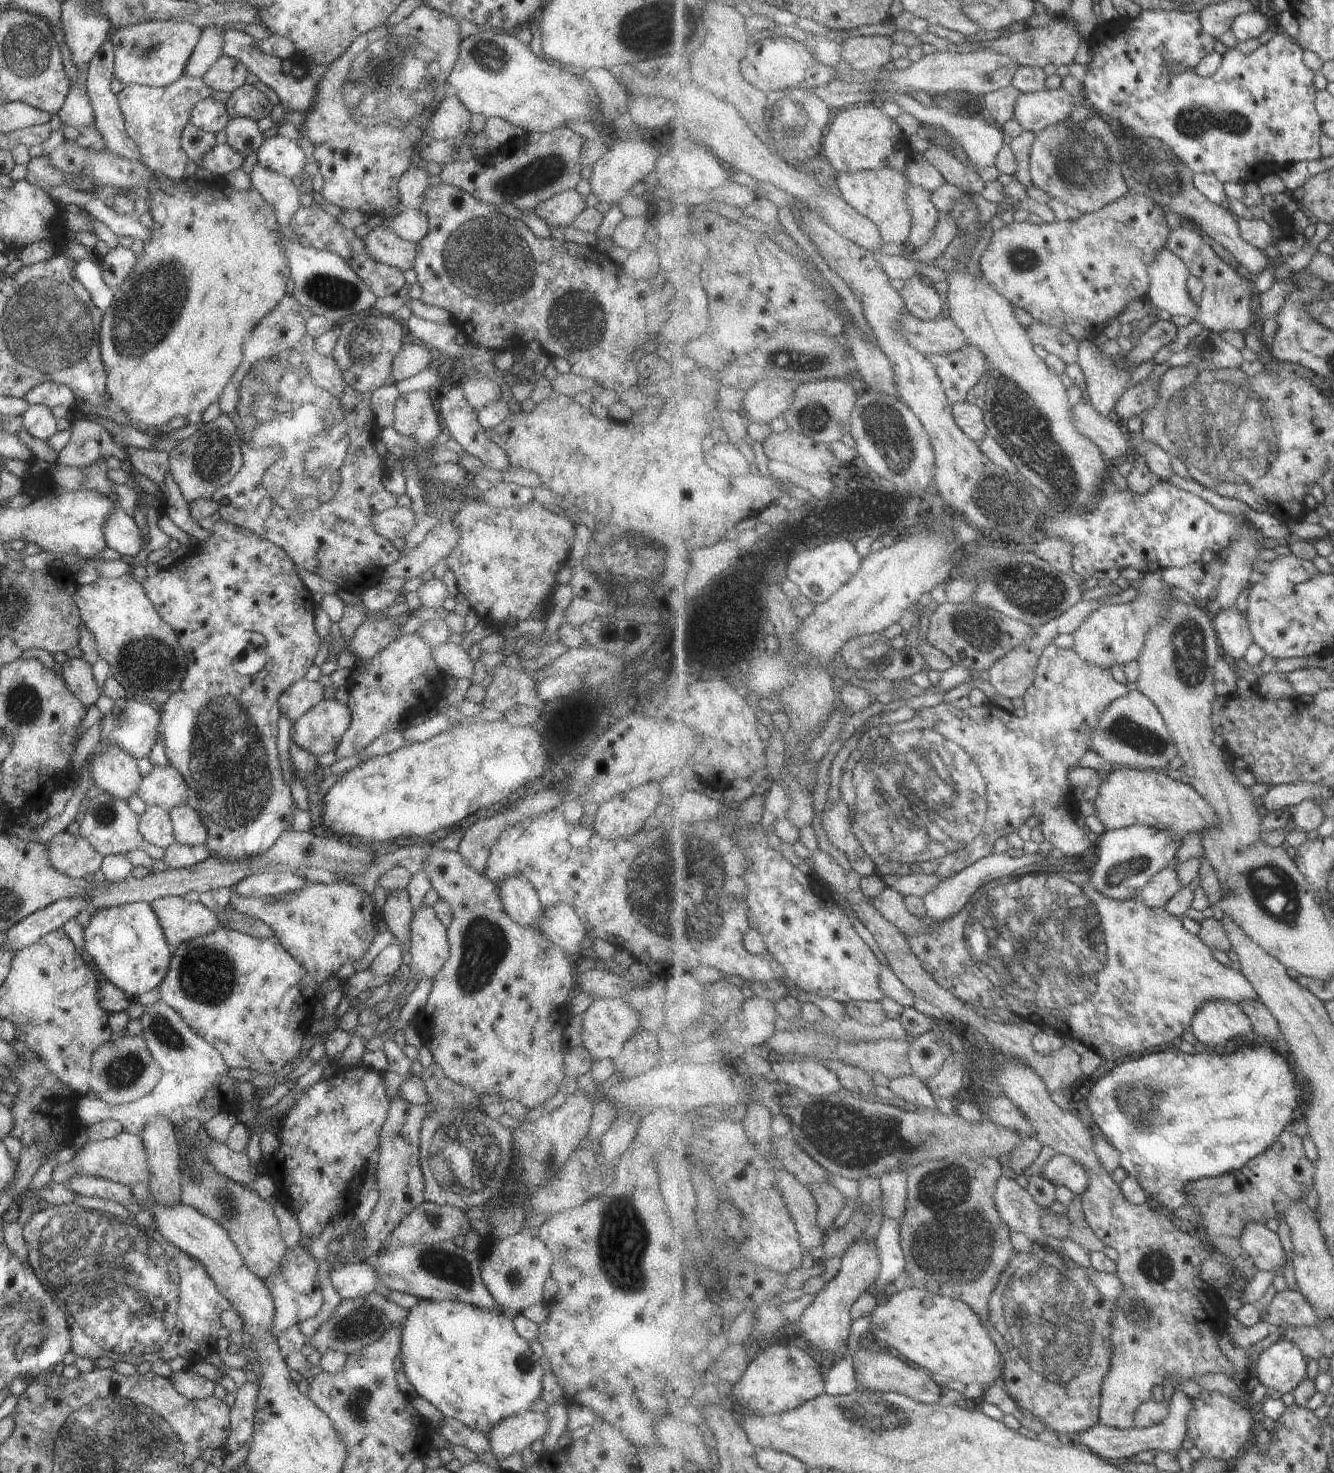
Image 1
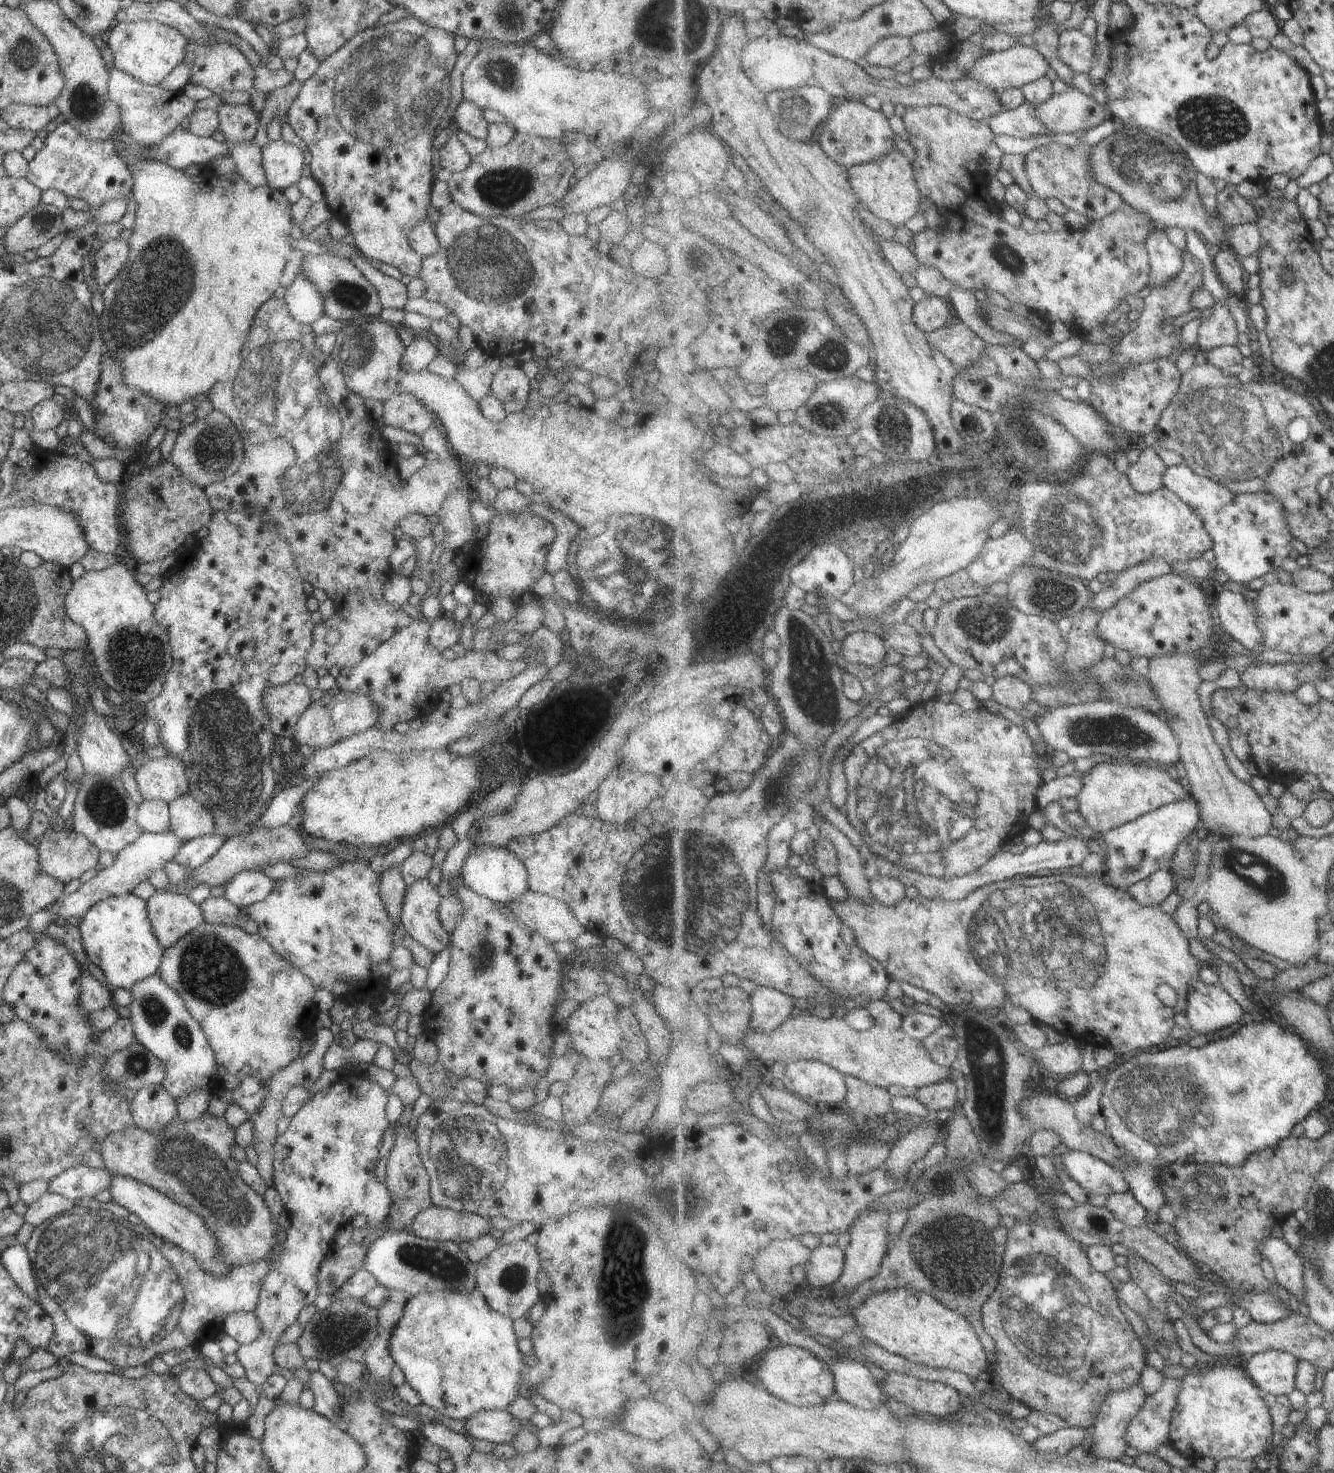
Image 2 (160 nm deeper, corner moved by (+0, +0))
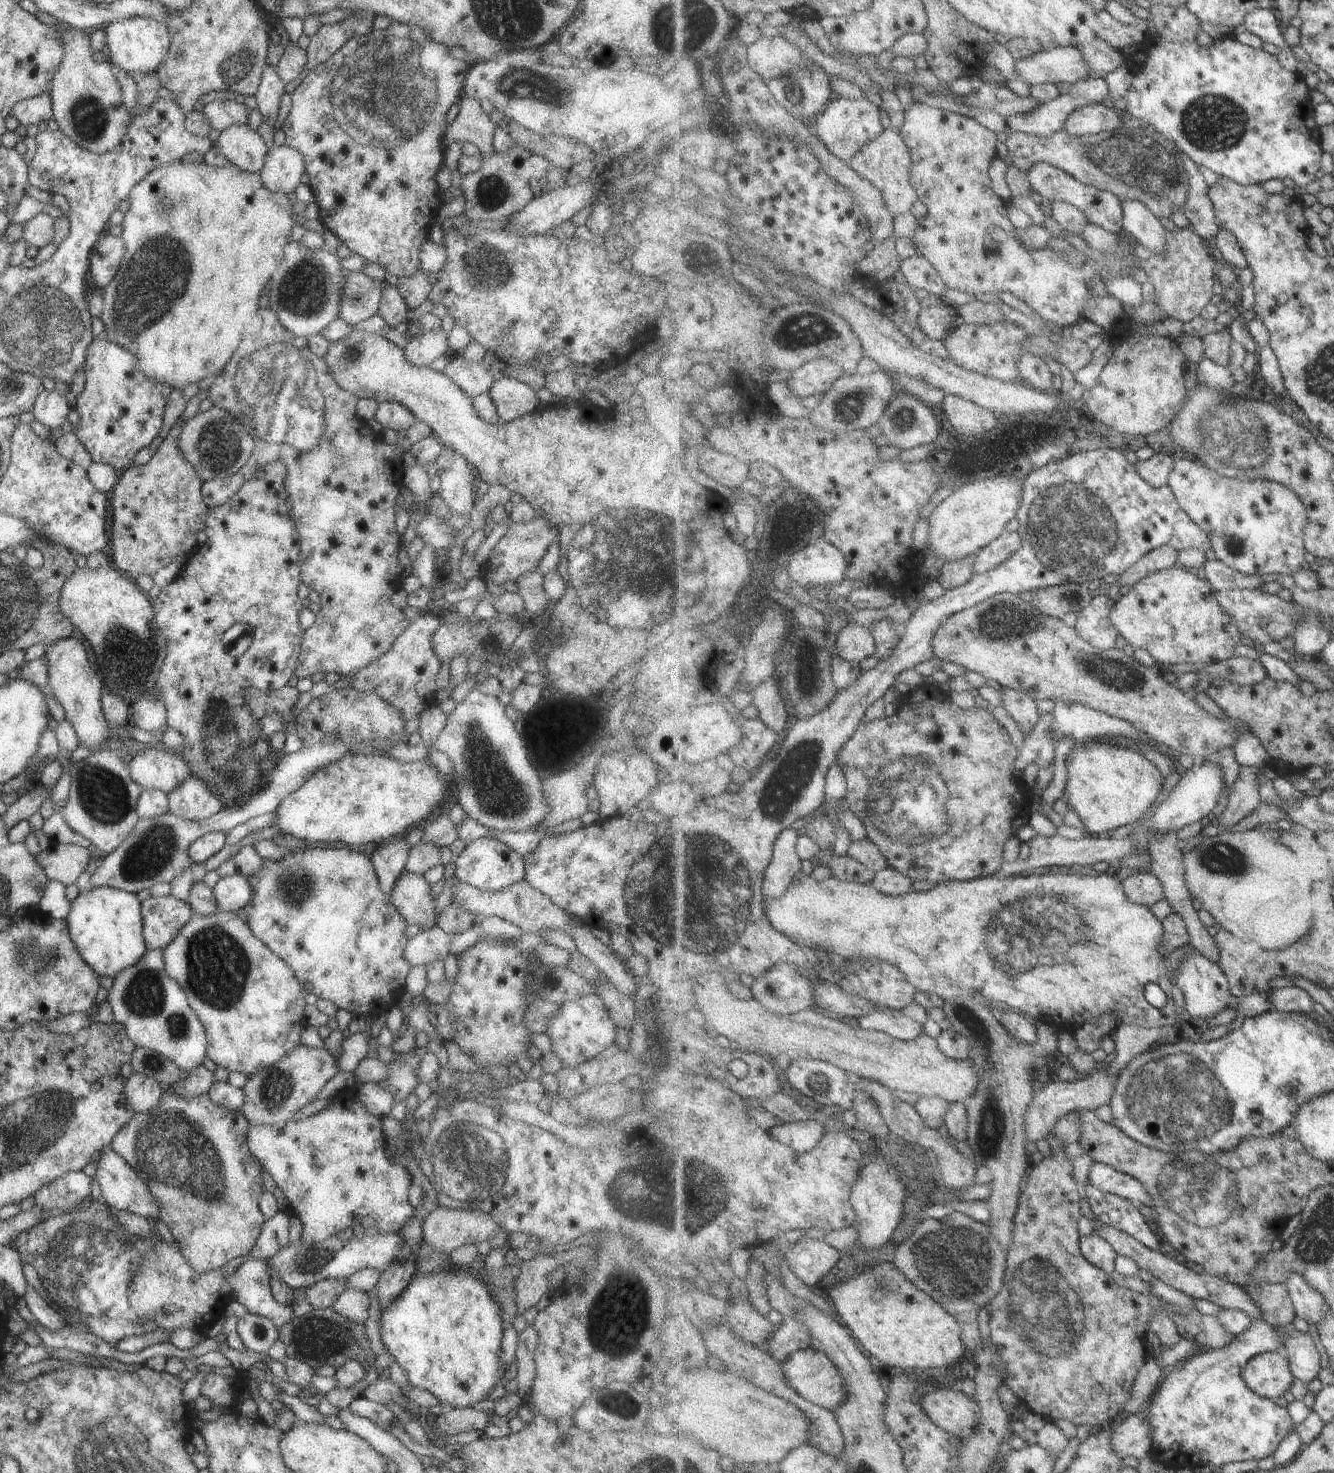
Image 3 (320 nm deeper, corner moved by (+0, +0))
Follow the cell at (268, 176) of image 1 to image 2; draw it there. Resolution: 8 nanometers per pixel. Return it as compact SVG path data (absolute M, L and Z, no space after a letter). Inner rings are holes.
M224 141L229 146L229 154L234 158L237 171L252 186L264 186L267 184L266 173L262 166L263 158L261 148L257 142L240 141L231 143Z

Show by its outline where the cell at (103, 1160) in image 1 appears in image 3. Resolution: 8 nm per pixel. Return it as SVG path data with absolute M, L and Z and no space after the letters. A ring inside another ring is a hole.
M167 1091L154 1108L135 1113L109 1145L146 1182L160 1204L160 1219L168 1225L181 1254L196 1273L203 1274L224 1267L234 1258L248 1256L266 1220L259 1205L264 1187L261 1165L246 1146L248 1126L251 1125L241 1111L214 1104L208 1093L182 1098Z

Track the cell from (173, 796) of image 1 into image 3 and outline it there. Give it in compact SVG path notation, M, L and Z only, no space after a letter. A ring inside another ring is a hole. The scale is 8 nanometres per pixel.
M148 745L129 765L131 778L143 790L162 790L170 794L191 776L191 768L182 754L171 750L158 750Z

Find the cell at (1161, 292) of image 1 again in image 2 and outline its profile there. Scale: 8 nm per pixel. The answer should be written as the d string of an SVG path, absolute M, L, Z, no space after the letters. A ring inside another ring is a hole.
M1165 228L1154 229L1147 238L1147 249L1153 263L1153 282L1140 294L1147 299L1158 285L1179 277L1184 270L1183 249L1178 248L1165 232Z

